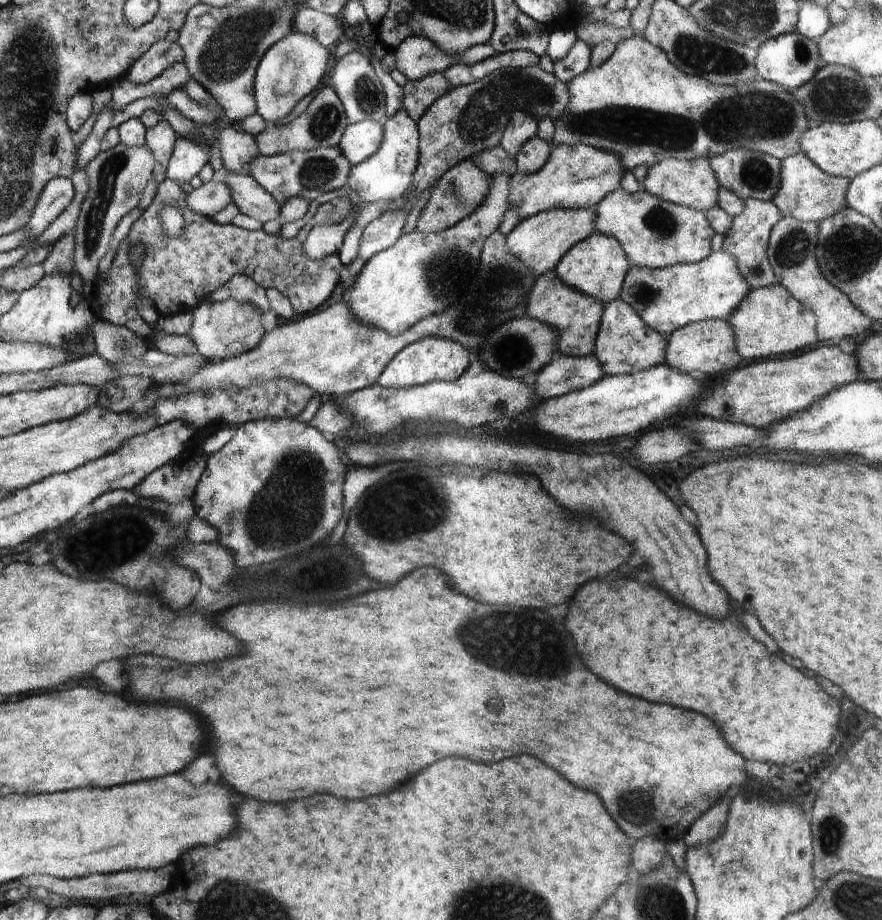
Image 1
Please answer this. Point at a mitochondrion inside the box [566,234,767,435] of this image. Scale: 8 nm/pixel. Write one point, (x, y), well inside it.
(642, 293)

